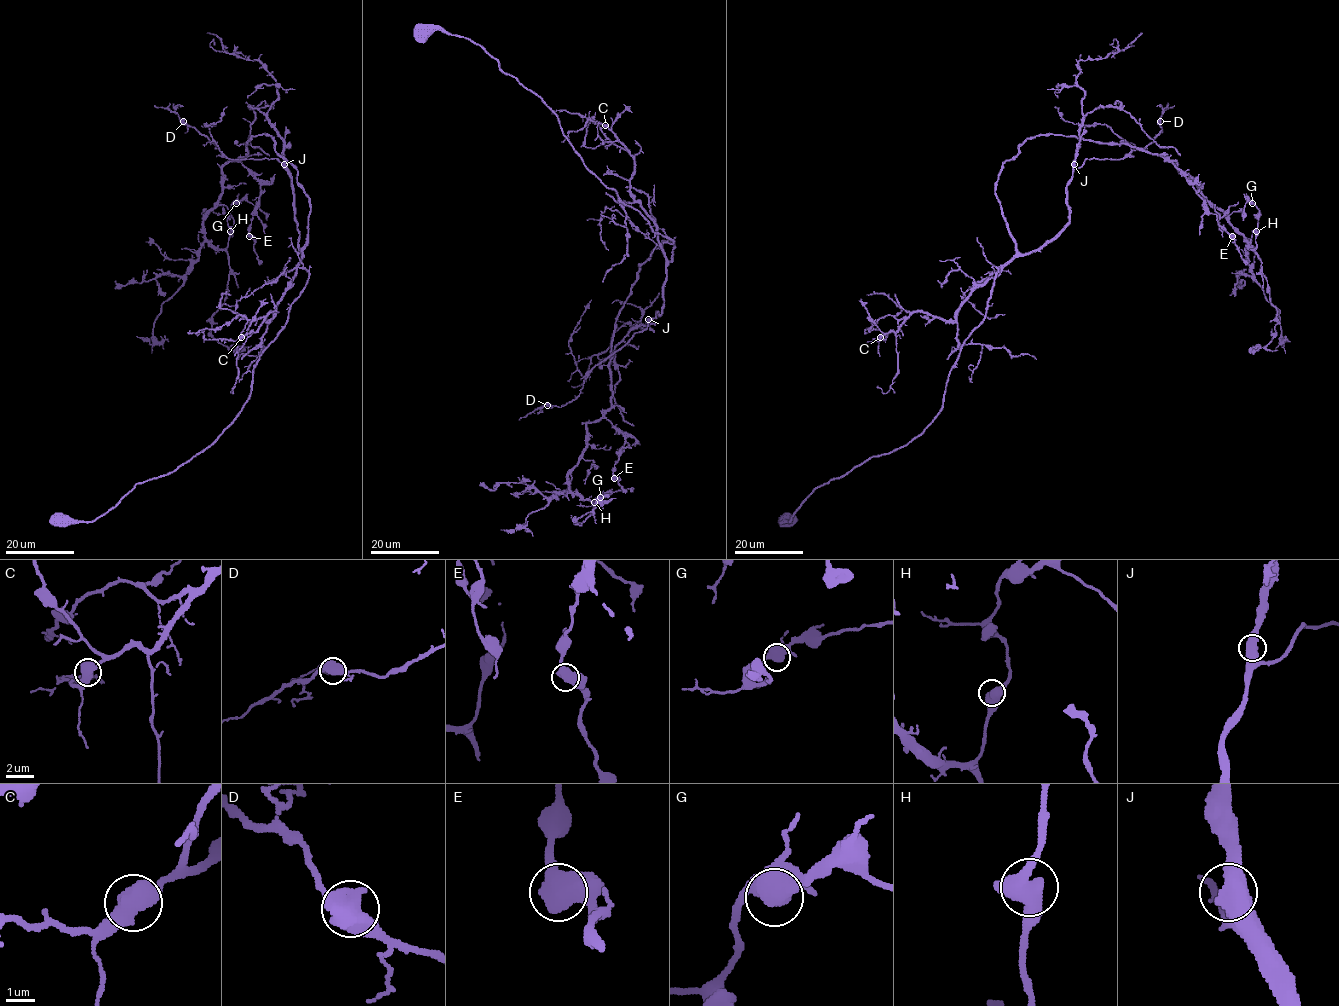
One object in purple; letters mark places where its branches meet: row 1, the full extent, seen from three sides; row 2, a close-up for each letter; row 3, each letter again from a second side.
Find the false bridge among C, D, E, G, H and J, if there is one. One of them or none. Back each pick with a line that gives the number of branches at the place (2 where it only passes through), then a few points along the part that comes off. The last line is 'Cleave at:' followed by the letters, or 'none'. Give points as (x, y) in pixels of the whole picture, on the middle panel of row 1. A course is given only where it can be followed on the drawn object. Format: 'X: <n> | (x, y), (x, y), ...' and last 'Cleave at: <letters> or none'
Cleave at: none

